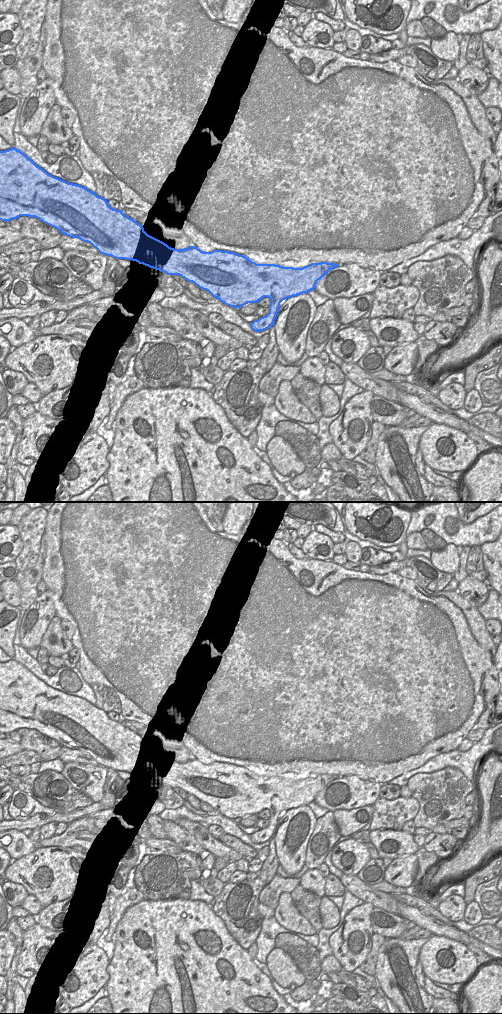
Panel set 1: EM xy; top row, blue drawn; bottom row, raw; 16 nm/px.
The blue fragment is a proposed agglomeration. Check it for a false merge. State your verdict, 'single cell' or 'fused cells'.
single cell

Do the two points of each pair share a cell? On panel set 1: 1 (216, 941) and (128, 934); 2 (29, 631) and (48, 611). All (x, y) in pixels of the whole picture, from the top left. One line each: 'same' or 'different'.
1: same
2: same

